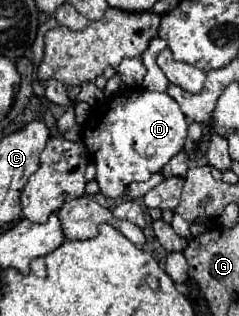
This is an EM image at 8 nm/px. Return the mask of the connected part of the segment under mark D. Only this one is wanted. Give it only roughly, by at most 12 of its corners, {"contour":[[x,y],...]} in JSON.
{"contour":[[165,92],[91,112],[83,144],[105,198],[149,180],[187,140]]}

